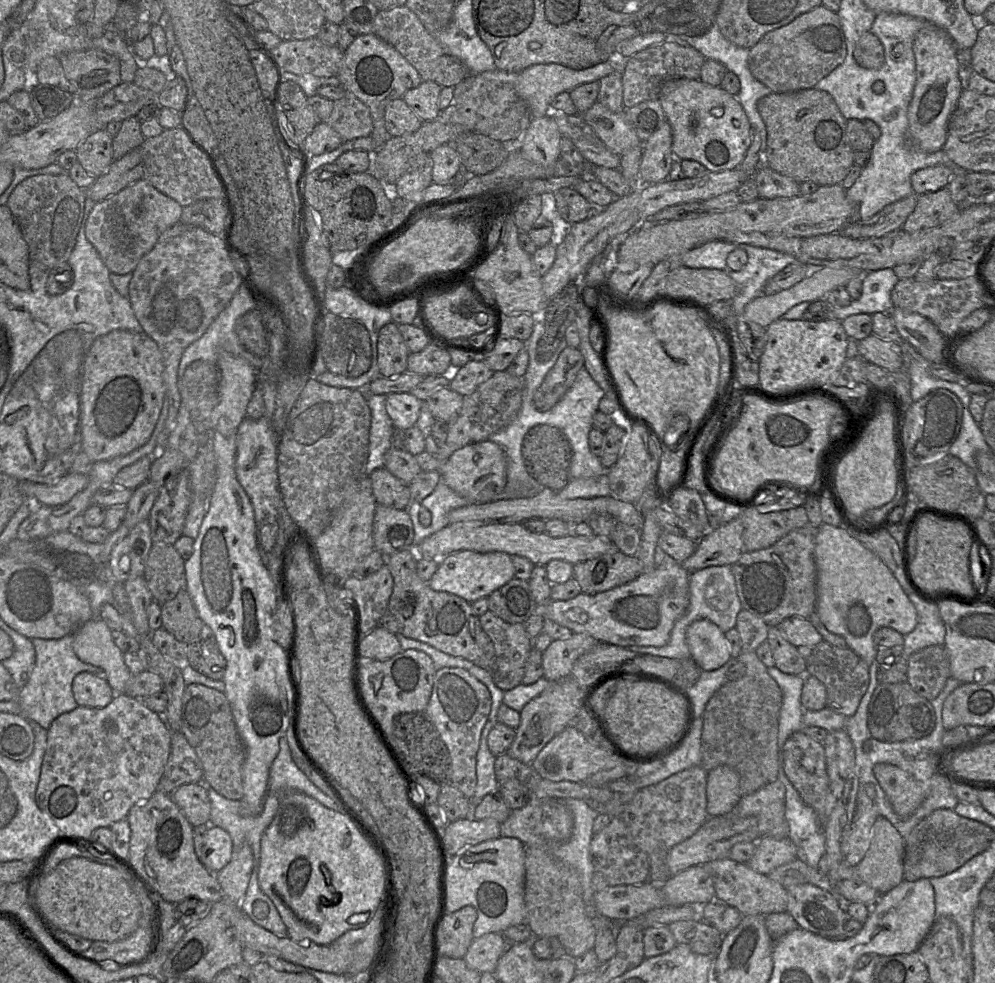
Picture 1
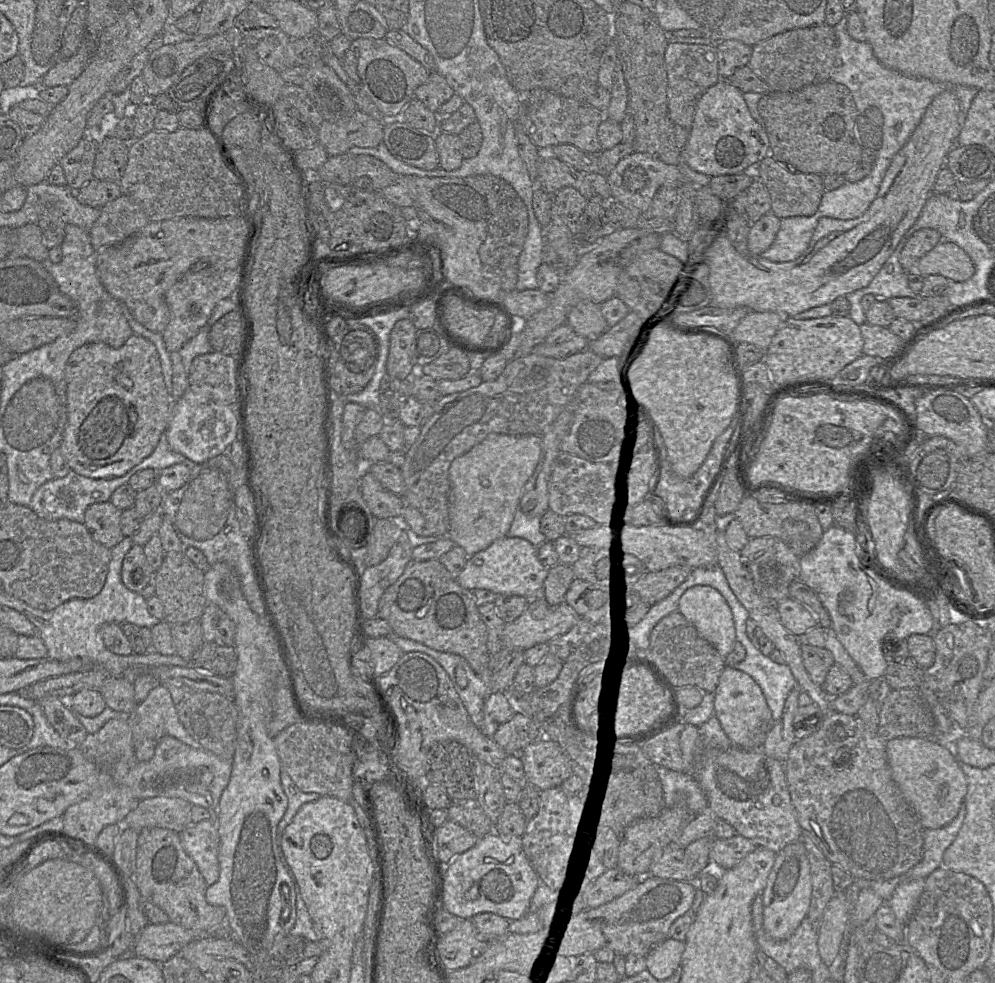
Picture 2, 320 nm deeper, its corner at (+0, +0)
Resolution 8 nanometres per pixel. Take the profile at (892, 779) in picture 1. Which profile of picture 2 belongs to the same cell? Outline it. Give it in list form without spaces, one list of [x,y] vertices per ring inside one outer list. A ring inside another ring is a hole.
[[[895,738],[886,743],[886,755],[892,778],[917,813],[923,829],[942,828],[957,816],[967,793],[967,782],[952,746],[940,745],[932,739]]]

